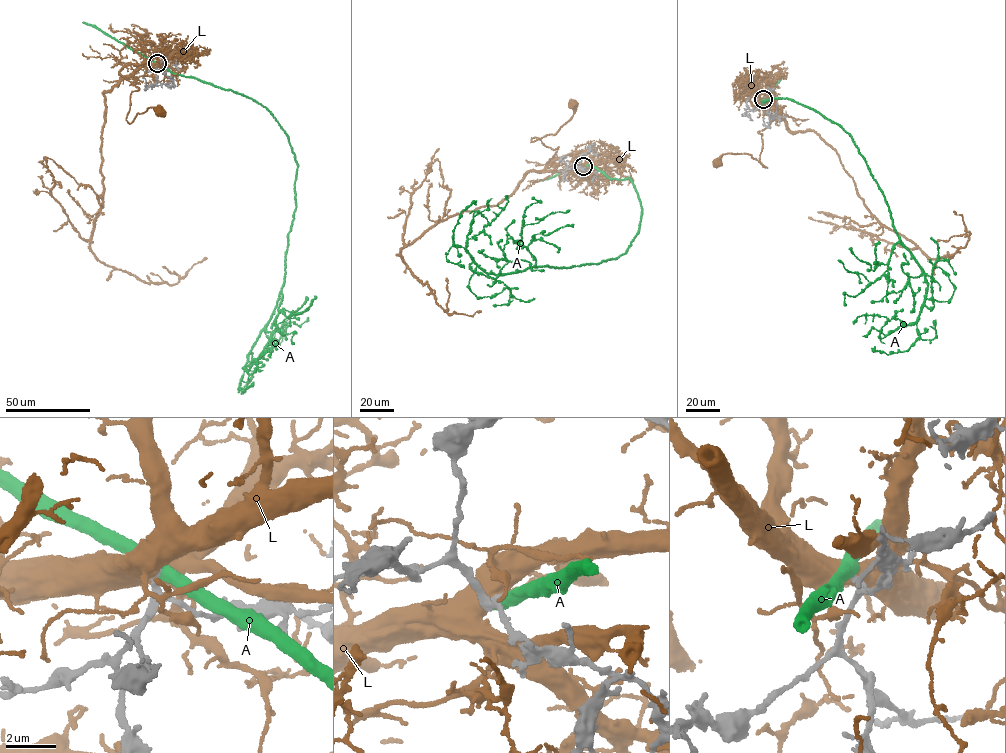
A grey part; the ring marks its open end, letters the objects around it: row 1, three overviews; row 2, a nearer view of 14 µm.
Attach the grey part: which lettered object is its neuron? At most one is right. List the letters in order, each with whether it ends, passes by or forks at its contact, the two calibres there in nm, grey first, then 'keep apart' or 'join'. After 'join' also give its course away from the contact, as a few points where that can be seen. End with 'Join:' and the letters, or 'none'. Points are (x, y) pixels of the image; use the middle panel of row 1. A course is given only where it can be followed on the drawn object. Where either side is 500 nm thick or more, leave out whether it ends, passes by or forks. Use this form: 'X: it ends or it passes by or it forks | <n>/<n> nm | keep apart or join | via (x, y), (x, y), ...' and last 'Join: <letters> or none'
A: it passes by | 260/480 nm | keep apart
L: 260/750 nm | keep apart
Join: none

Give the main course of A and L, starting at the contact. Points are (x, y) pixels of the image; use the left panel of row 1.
A: (157, 63), (249, 97), (271, 113), (292, 148), (296, 205), (284, 283), (244, 368), (267, 351), (271, 358)
L: (157, 63), (118, 74), (139, 88), (130, 95), (129, 122), (149, 107), (158, 105), (156, 111), (160, 111)

